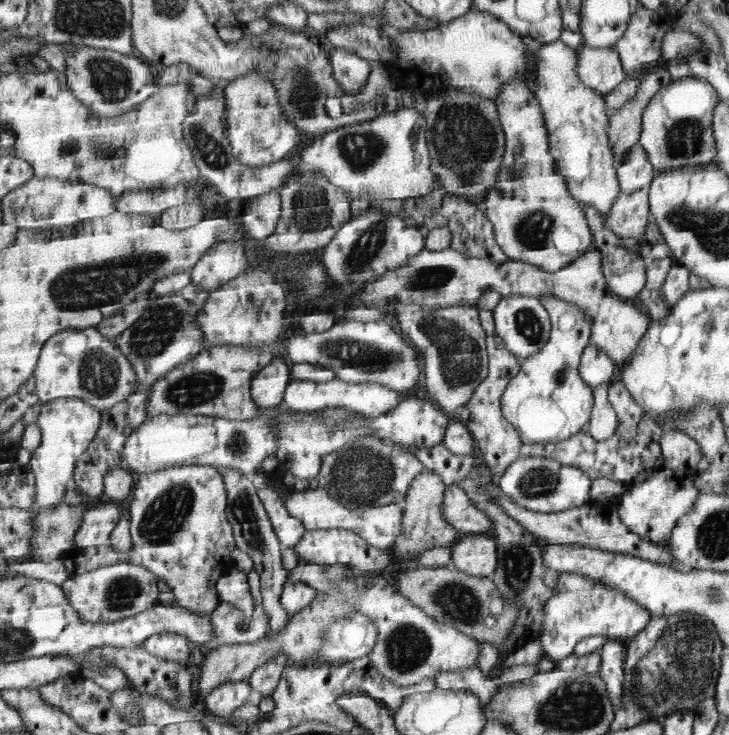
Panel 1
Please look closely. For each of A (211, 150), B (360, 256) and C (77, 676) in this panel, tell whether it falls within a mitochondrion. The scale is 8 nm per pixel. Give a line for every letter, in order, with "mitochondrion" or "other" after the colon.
A: mitochondrion
B: mitochondrion
C: other

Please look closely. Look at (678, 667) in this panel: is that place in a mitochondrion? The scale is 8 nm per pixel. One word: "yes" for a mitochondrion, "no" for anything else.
yes

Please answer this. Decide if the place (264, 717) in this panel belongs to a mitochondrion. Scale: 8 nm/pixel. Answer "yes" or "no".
no

